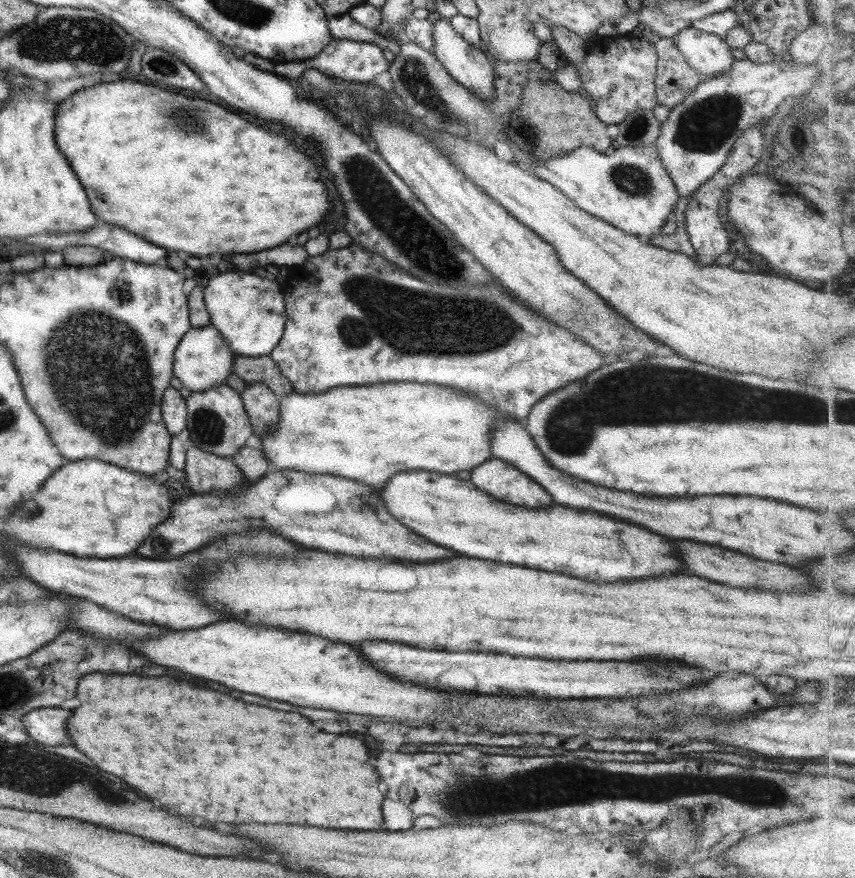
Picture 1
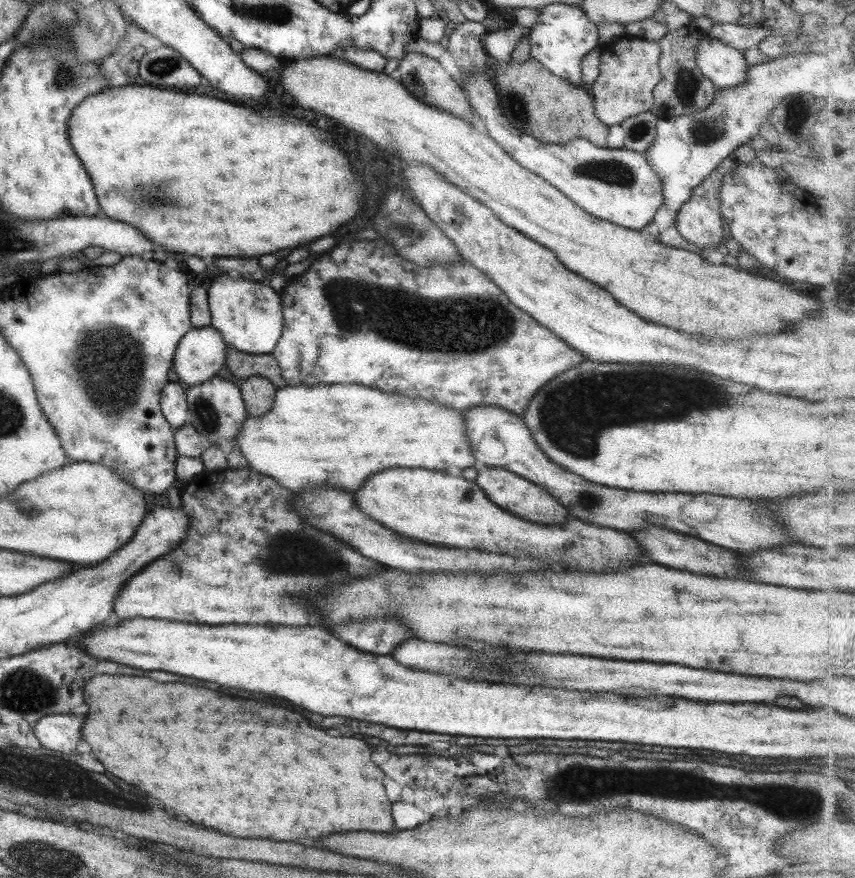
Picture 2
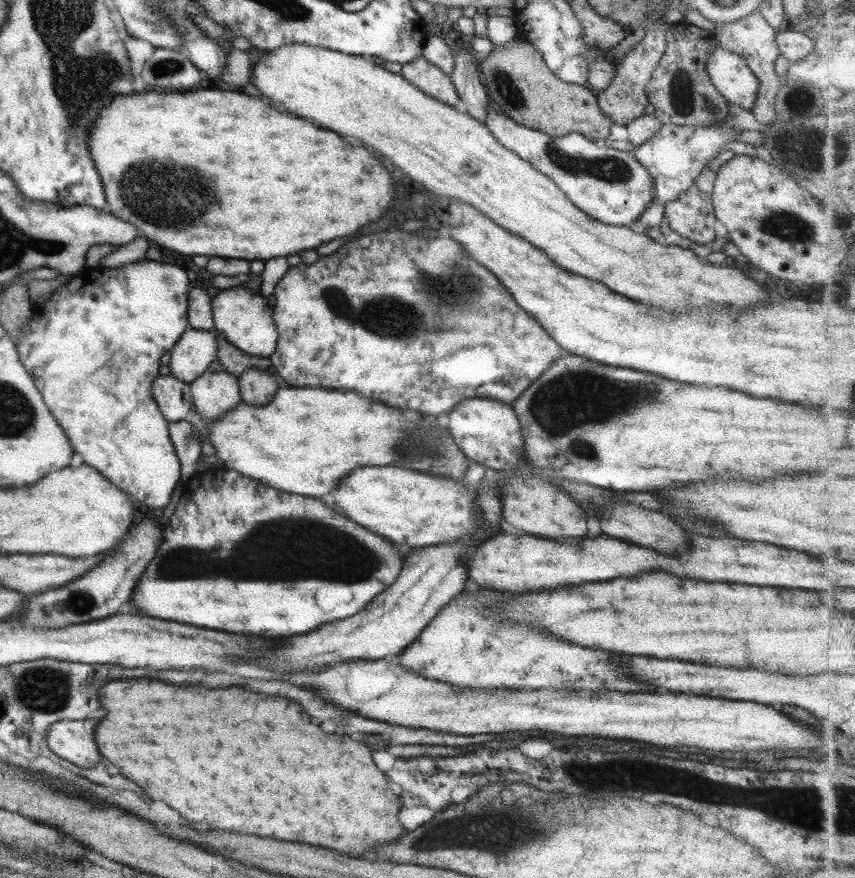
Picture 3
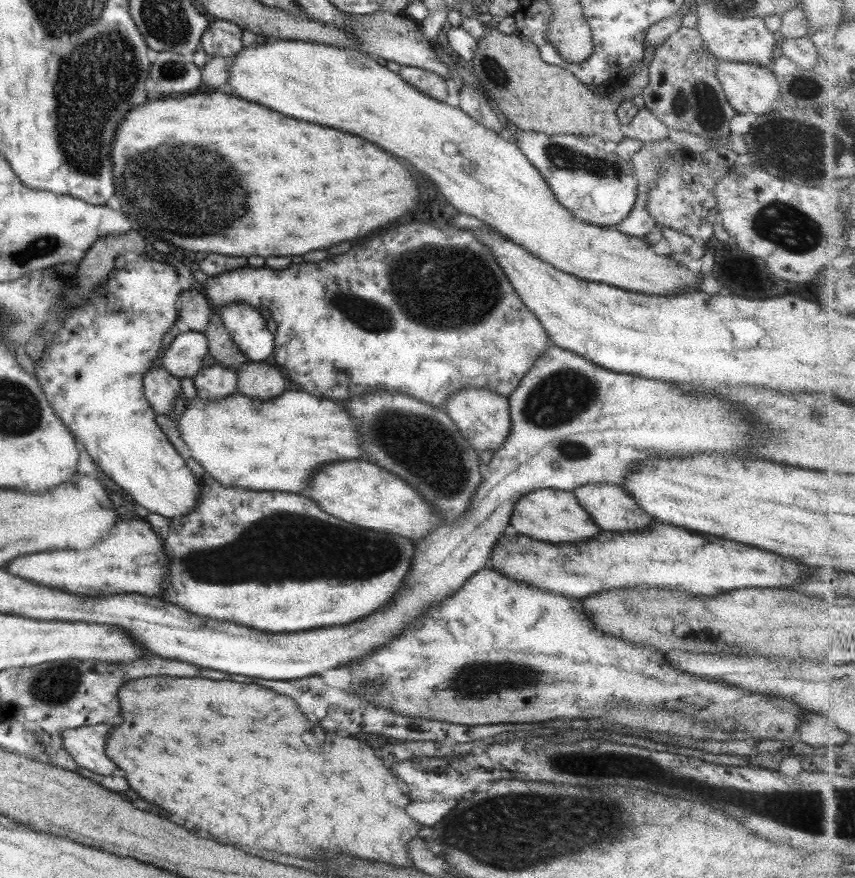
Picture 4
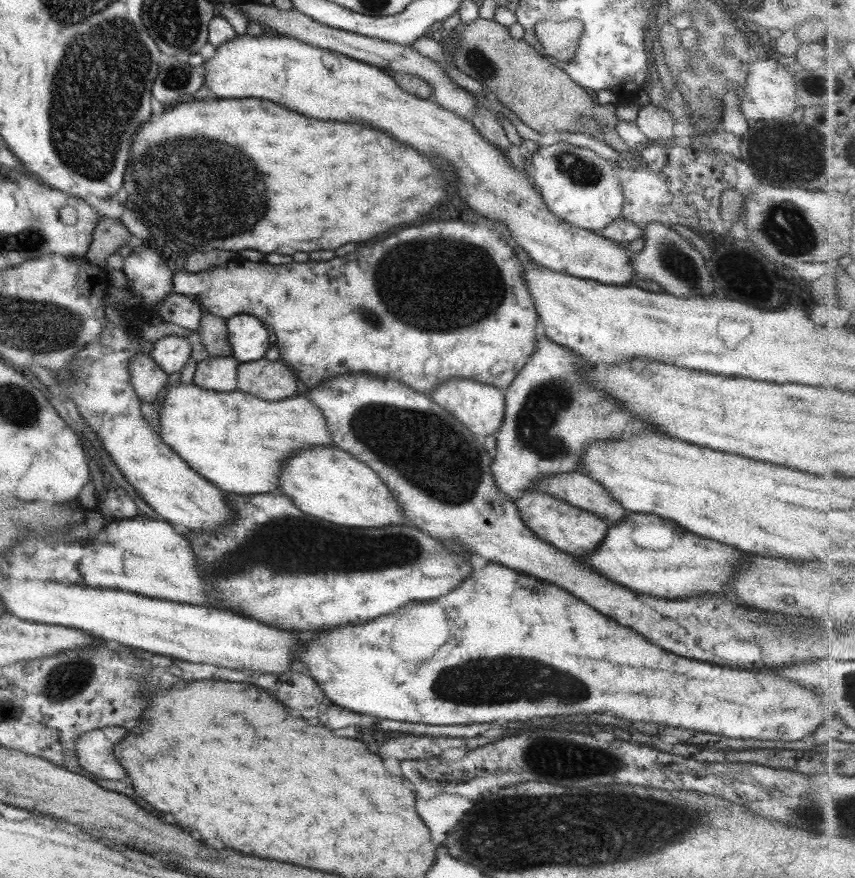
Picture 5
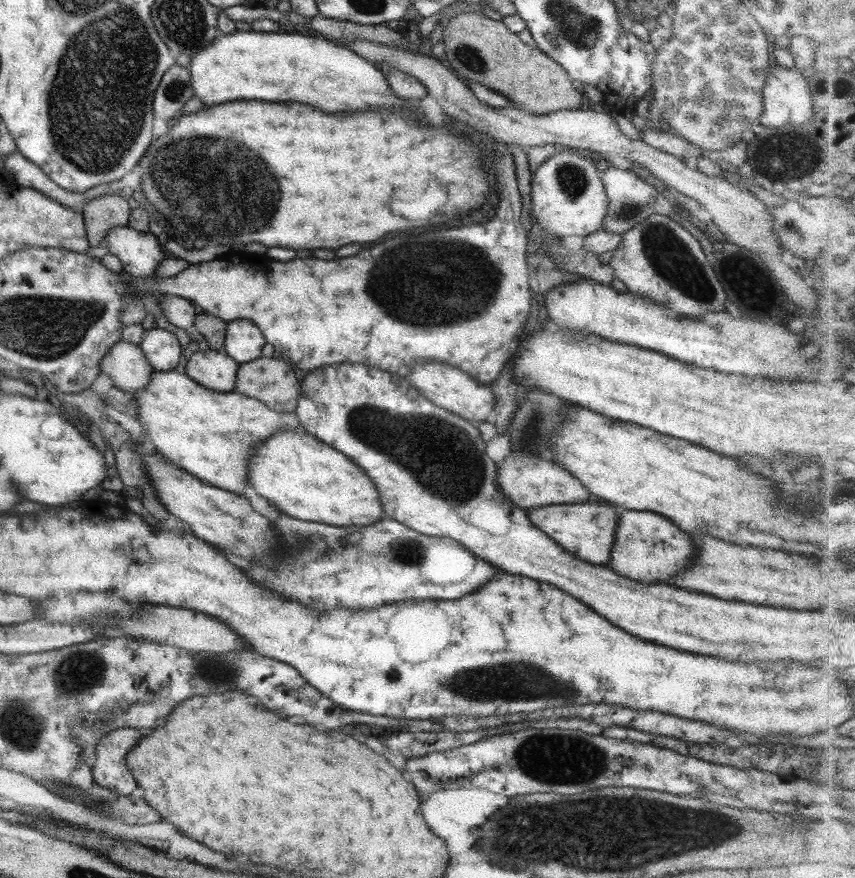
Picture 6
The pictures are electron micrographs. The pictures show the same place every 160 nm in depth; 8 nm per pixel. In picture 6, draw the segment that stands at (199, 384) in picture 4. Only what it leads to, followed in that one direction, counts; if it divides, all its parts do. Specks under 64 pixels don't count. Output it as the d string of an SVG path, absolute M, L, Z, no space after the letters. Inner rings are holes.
M198 350L191 353L188 361L185 364L184 373L203 388L219 391L220 393L231 392L234 390L236 372L238 363L226 355L223 351L209 351L204 353L203 350Z

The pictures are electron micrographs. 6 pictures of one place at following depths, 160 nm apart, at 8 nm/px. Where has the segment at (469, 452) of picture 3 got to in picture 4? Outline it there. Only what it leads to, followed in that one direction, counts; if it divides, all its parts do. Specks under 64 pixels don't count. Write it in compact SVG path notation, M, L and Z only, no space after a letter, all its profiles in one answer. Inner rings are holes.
M484 388L456 391L455 394L446 398L446 406L443 411L458 428L459 434L477 454L481 453L482 450L491 450L491 452L497 450L505 442L510 431L508 398Z

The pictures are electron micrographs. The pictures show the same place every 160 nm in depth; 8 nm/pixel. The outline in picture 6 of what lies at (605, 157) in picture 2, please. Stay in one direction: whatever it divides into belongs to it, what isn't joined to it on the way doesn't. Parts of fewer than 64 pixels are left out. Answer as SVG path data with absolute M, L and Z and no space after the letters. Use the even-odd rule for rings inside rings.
M558 148L531 175L531 219L547 236L587 236L602 228L608 198L601 182L601 167L572 149Z

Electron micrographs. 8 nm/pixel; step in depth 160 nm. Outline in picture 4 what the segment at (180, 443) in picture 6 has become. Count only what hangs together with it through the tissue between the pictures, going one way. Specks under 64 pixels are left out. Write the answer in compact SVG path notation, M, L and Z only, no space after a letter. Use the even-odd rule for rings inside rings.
M286 390L270 400L250 399L238 393L211 401L195 397L191 402L185 401L184 399L182 400L176 409L176 425L179 427L180 437L183 439L184 445L188 448L188 456L192 456L195 461L203 467L204 475L213 478L213 480L220 482L222 485L230 486L231 488L243 488L243 490L278 491L301 494L301 492L305 491L305 486L307 486L311 474L313 474L315 470L319 470L319 466L325 466L327 462L339 462L339 460L349 461L351 458L353 458L353 460L355 460L355 458L363 459L362 454L364 454L364 452L360 447L359 440L357 440L358 432L355 428L356 422L343 408L344 406L339 406L339 403L333 402L331 399L315 398L315 396L305 394L305 392L301 390Z

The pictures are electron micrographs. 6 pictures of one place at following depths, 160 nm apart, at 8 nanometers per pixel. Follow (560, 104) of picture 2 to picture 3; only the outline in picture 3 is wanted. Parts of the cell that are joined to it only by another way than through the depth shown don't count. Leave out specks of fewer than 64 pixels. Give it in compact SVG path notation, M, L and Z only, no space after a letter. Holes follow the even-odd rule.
M513 40L503 48L493 48L479 65L479 72L491 105L520 126L551 137L578 133L598 143L609 136L613 121L599 110L596 95L589 86L559 80L546 67L539 51L526 41Z

